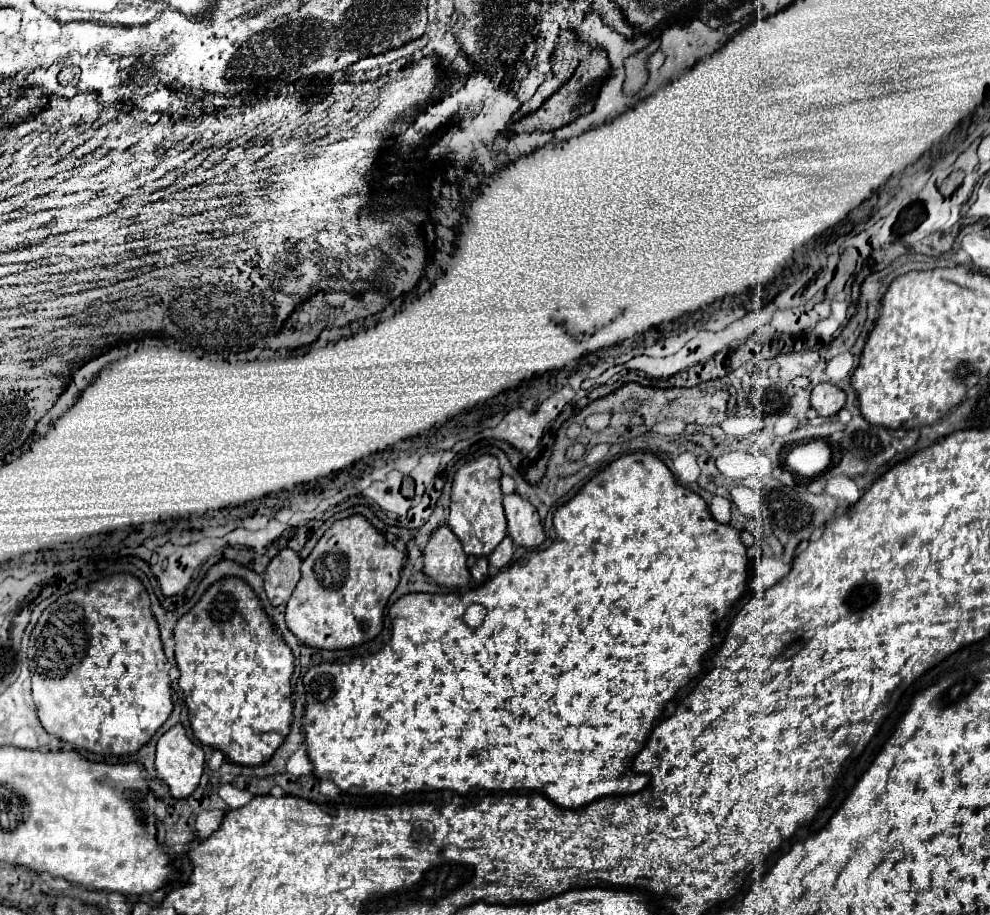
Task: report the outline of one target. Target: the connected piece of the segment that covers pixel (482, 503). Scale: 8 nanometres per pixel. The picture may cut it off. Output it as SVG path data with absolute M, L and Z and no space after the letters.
M481 455L479 459L465 463L455 473L455 481L451 487L451 513L447 523L463 543L463 549L467 555L487 557L507 535L503 493L501 493L499 481L501 481L499 461L493 455Z

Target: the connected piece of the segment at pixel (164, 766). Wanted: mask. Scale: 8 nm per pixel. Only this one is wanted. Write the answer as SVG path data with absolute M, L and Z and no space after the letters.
M181 723L161 735L157 743L155 777L169 787L171 797L185 799L195 791L203 775L203 763L203 749L187 737Z

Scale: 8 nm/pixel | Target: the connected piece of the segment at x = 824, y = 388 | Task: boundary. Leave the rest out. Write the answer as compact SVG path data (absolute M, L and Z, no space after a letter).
M819 383L813 393L811 393L811 407L821 415L821 417L831 417L841 411L845 405L845 391L835 387L833 383Z

